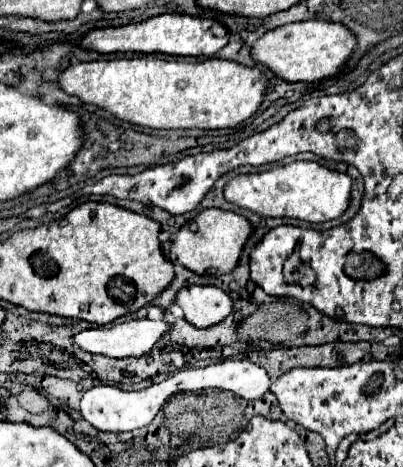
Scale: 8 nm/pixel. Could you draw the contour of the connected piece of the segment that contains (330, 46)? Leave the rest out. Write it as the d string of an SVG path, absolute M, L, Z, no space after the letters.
M300 21L300 23L288 23L272 31L266 31L252 45L252 59L268 67L274 73L274 77L286 83L318 81L338 73L342 65L348 61L354 45L356 45L354 35L340 23Z

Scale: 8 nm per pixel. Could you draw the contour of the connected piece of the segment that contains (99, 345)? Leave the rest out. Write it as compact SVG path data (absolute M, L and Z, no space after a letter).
M132 319L100 329L84 329L74 333L72 341L86 353L106 357L140 357L156 345L166 329L168 325L164 321Z

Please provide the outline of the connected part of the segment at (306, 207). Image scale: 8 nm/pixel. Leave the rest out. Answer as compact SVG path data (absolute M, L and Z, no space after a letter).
M294 161L264 173L236 175L224 187L224 199L260 217L294 217L310 223L322 223L340 217L350 199L352 179L346 173L332 171L320 163Z

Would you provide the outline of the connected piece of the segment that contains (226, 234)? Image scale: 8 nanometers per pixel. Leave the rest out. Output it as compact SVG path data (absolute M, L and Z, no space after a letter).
M204 209L196 215L194 221L180 227L178 233L172 237L172 241L170 241L172 257L178 259L186 269L194 271L196 275L218 277L218 275L230 273L238 263L238 255L240 255L248 235L252 233L252 225L248 223L248 219L242 215L236 215L232 211Z

